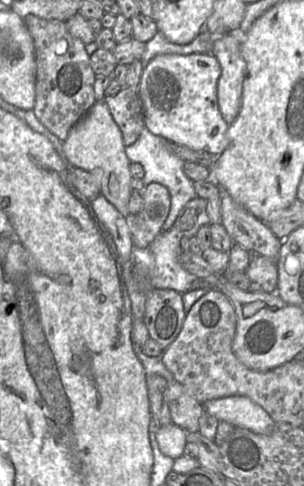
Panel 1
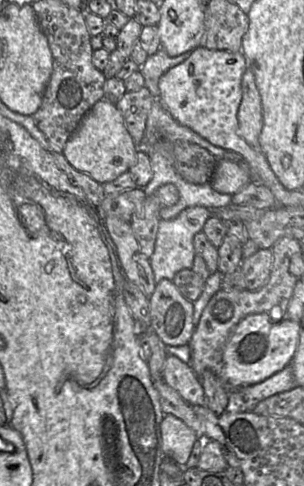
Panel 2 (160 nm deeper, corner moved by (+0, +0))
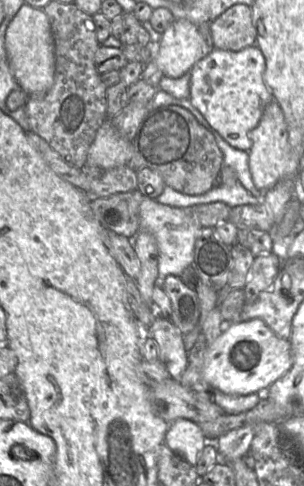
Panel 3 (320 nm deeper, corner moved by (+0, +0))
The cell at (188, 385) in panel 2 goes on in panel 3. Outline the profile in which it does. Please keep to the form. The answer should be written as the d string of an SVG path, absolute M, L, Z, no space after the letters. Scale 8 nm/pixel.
M159 315L150 327L149 334L158 344L158 358L168 370L170 377L180 380L188 366L184 334L166 315Z

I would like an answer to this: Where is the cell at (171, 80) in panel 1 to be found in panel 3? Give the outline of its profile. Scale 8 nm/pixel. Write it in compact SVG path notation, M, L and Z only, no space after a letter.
M254 44L240 51L213 49L190 71L189 101L232 147L249 151L250 132L257 126L273 96L264 82L265 58Z

